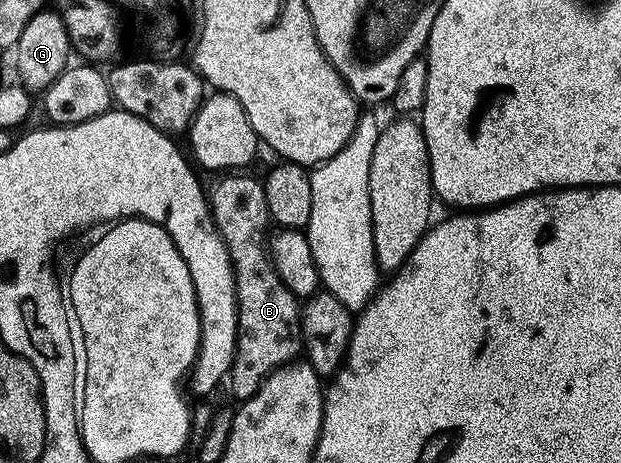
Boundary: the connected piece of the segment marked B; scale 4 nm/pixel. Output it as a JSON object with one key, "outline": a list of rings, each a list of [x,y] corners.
{"outline":[[[228,173],[210,187],[210,206],[212,219],[216,222],[218,233],[228,247],[232,271],[236,275],[236,304],[238,305],[238,337],[234,340],[234,361],[230,372],[232,391],[237,400],[243,401],[254,397],[258,389],[280,367],[287,367],[302,351],[302,336],[300,334],[301,300],[285,285],[272,264],[270,250],[270,220],[266,209],[266,193],[264,184],[259,178],[251,179],[248,173]]]}

